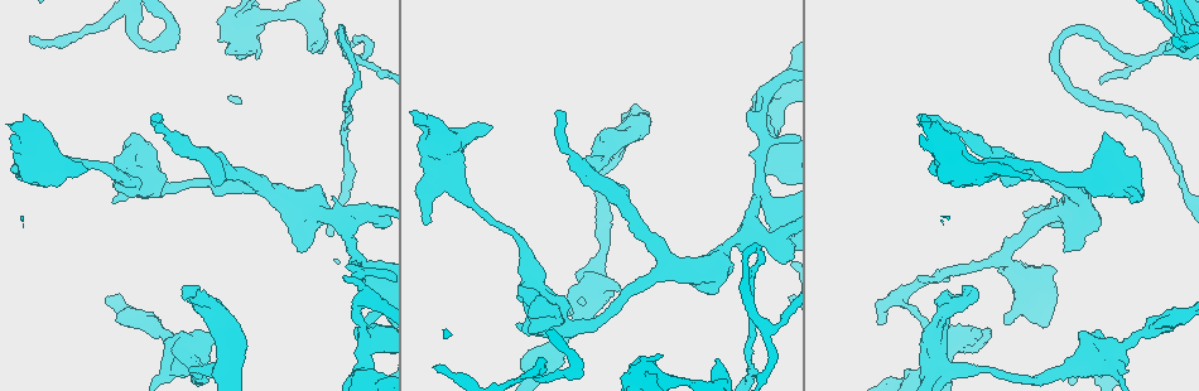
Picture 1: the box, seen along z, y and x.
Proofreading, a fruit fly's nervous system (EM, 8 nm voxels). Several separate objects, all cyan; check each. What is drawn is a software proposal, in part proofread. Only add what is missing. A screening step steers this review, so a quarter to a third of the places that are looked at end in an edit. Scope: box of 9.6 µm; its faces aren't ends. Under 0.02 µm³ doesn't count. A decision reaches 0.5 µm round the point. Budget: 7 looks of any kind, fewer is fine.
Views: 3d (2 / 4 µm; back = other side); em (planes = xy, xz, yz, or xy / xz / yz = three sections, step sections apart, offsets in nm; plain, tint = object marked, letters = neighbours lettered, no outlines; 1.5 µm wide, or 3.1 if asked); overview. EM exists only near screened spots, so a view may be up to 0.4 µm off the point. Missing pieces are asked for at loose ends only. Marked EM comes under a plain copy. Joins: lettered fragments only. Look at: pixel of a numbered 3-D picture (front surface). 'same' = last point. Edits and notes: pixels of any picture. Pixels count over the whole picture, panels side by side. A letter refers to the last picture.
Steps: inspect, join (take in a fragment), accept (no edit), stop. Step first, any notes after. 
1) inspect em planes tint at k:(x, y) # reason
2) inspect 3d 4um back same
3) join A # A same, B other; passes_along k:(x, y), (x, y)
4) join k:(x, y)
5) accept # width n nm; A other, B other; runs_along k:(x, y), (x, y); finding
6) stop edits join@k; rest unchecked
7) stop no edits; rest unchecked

inspect 3d 4um at 1:(1103, 341) # branch stops here

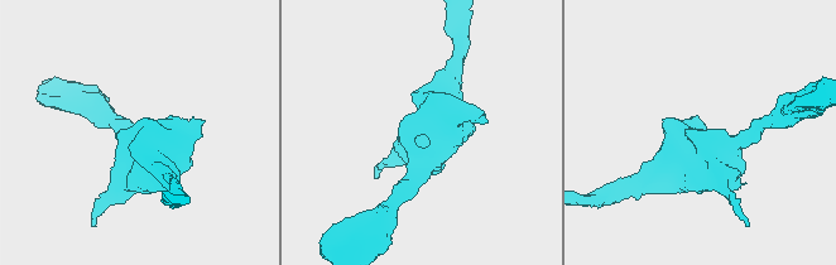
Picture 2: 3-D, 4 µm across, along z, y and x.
inspect em yz step 4 tint at 2:(710, 129) # shape alone is not enough

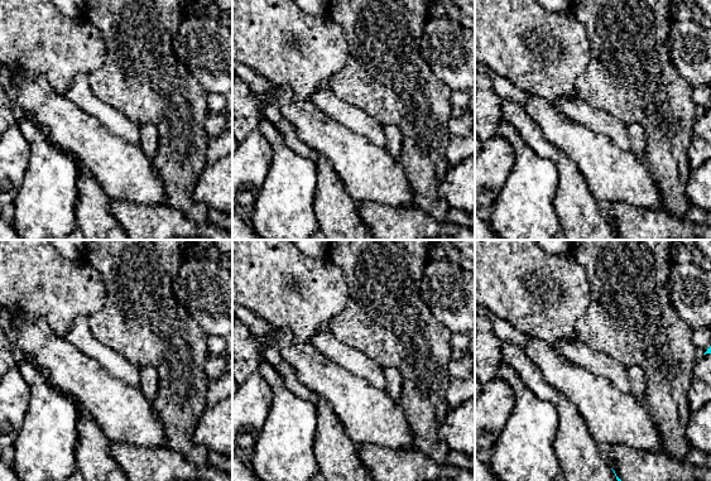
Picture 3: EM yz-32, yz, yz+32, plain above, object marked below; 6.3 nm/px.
inspect em xz step 4 letters same # another direction

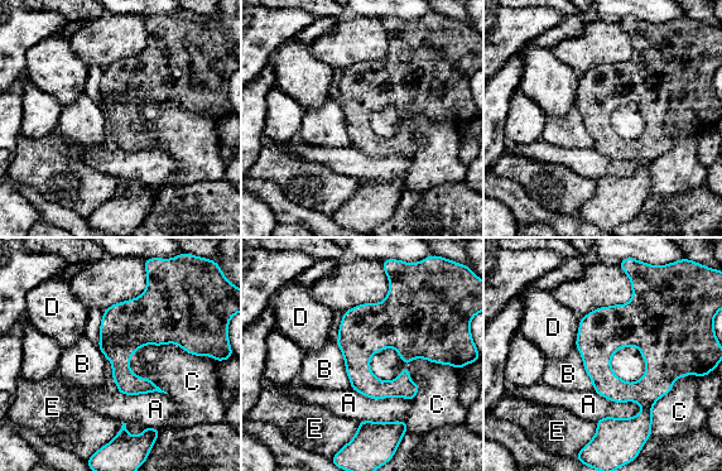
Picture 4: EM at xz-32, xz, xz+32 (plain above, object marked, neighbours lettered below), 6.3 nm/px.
accept # A other, B other, C other, D other, E other; no lettered fragment goes on from it

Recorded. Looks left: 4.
inspect 3d 4um back at 1:(1166, 52) # an open end

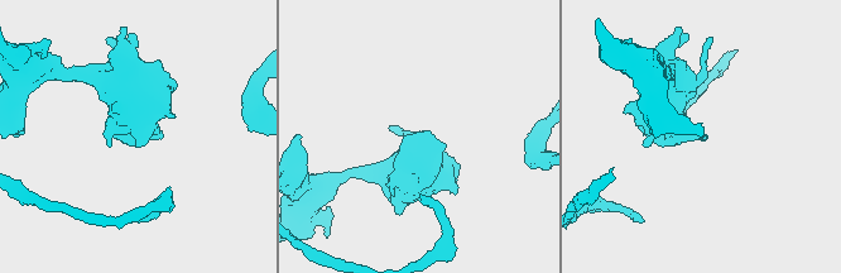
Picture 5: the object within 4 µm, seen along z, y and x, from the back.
inspect em yz step 8 letters at 5:(705, 134)

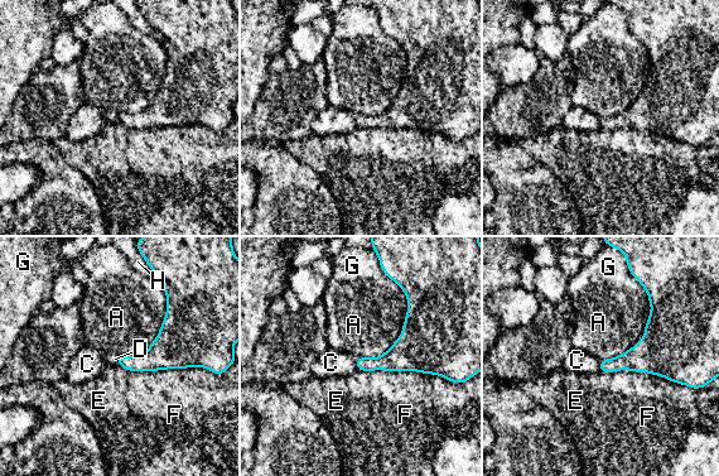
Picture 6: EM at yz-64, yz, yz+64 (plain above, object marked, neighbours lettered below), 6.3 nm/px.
inspect em planes letters same # cut it another way

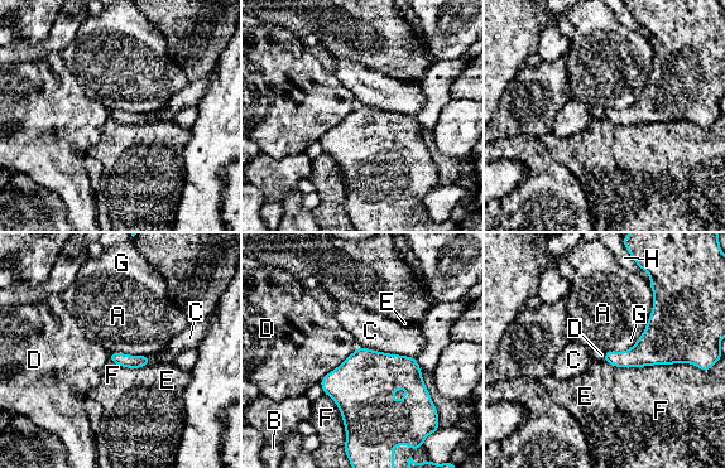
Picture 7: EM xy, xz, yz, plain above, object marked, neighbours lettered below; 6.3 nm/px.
accept # longest_contact F 400 nm; A other, B other, C other, D other, E other, F other, G other, H other; border 7:(649, 284), (652, 313), (639, 337); no lettered fragment goes on from it

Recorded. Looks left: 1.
stop no edits; rest unchecked

